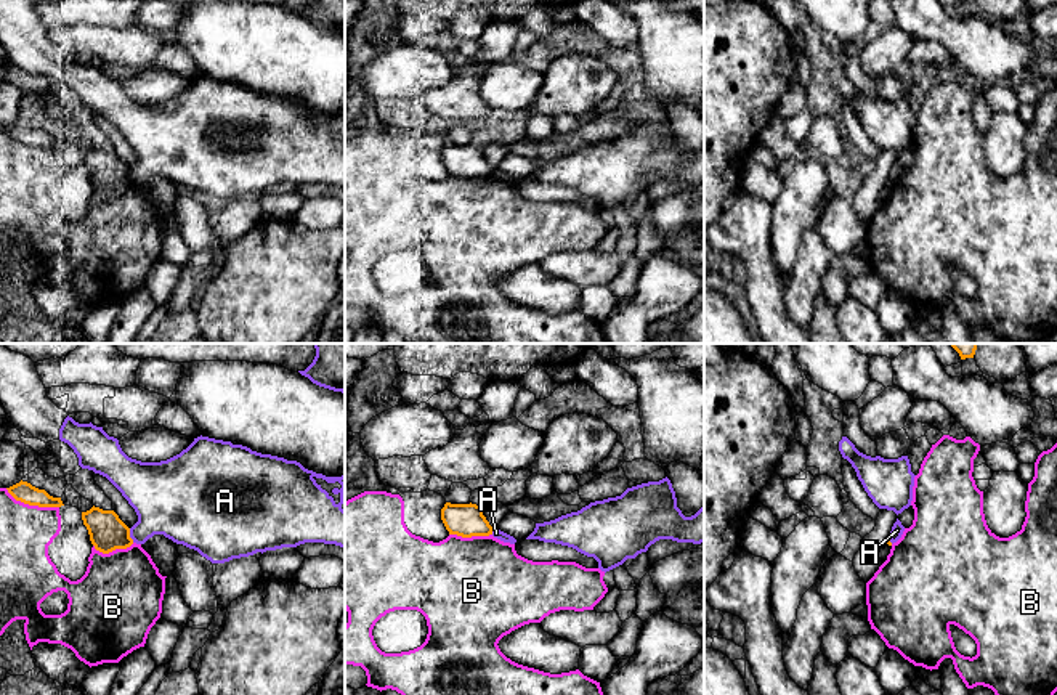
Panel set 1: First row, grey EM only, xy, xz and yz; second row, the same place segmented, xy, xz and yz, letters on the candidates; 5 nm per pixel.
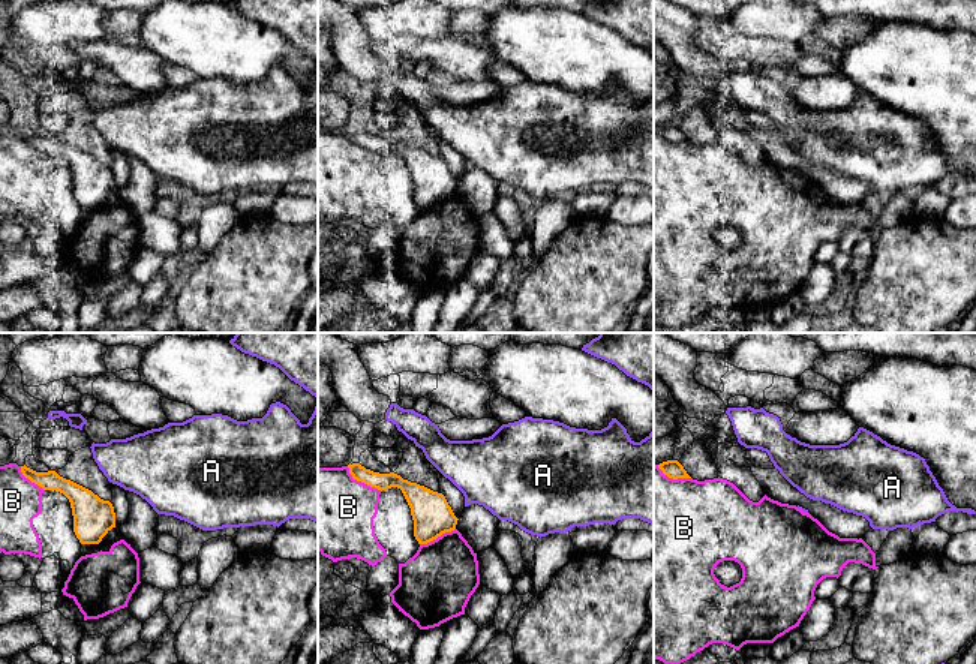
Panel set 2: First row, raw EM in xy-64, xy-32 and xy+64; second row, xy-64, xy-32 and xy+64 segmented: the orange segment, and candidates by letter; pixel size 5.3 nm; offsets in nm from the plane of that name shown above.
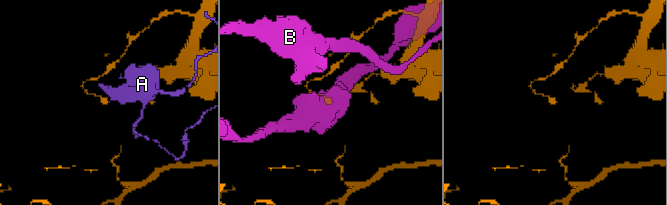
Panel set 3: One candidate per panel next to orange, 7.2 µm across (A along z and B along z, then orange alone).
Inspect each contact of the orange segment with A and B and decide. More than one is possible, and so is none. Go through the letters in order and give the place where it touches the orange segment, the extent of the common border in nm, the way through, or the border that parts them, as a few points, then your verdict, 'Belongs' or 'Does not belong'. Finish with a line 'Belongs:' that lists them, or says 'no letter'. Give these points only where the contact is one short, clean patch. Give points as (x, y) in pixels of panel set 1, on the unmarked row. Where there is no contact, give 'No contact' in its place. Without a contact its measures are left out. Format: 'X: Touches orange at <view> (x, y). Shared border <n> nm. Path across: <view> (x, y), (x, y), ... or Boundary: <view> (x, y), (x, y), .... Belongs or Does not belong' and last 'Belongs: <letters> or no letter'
A: Touches orange at xy (129, 175). Shared border 80 nm. Boundary: xy (129, 169), (129, 177), (133, 182). Does not belong
B: Touches orange at xy (32, 145). Shared border 280 nm. Does not belong
Belongs: no letter

